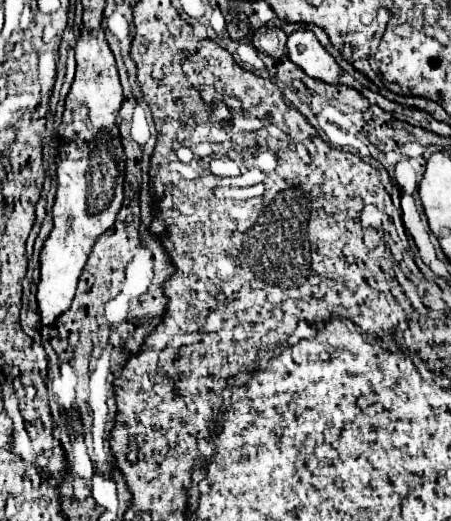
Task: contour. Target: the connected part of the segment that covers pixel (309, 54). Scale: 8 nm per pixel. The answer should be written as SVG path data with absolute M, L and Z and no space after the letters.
M300 29L288 35L288 57L310 77L326 81L326 83L340 83L342 69L336 59L320 45L312 31Z

